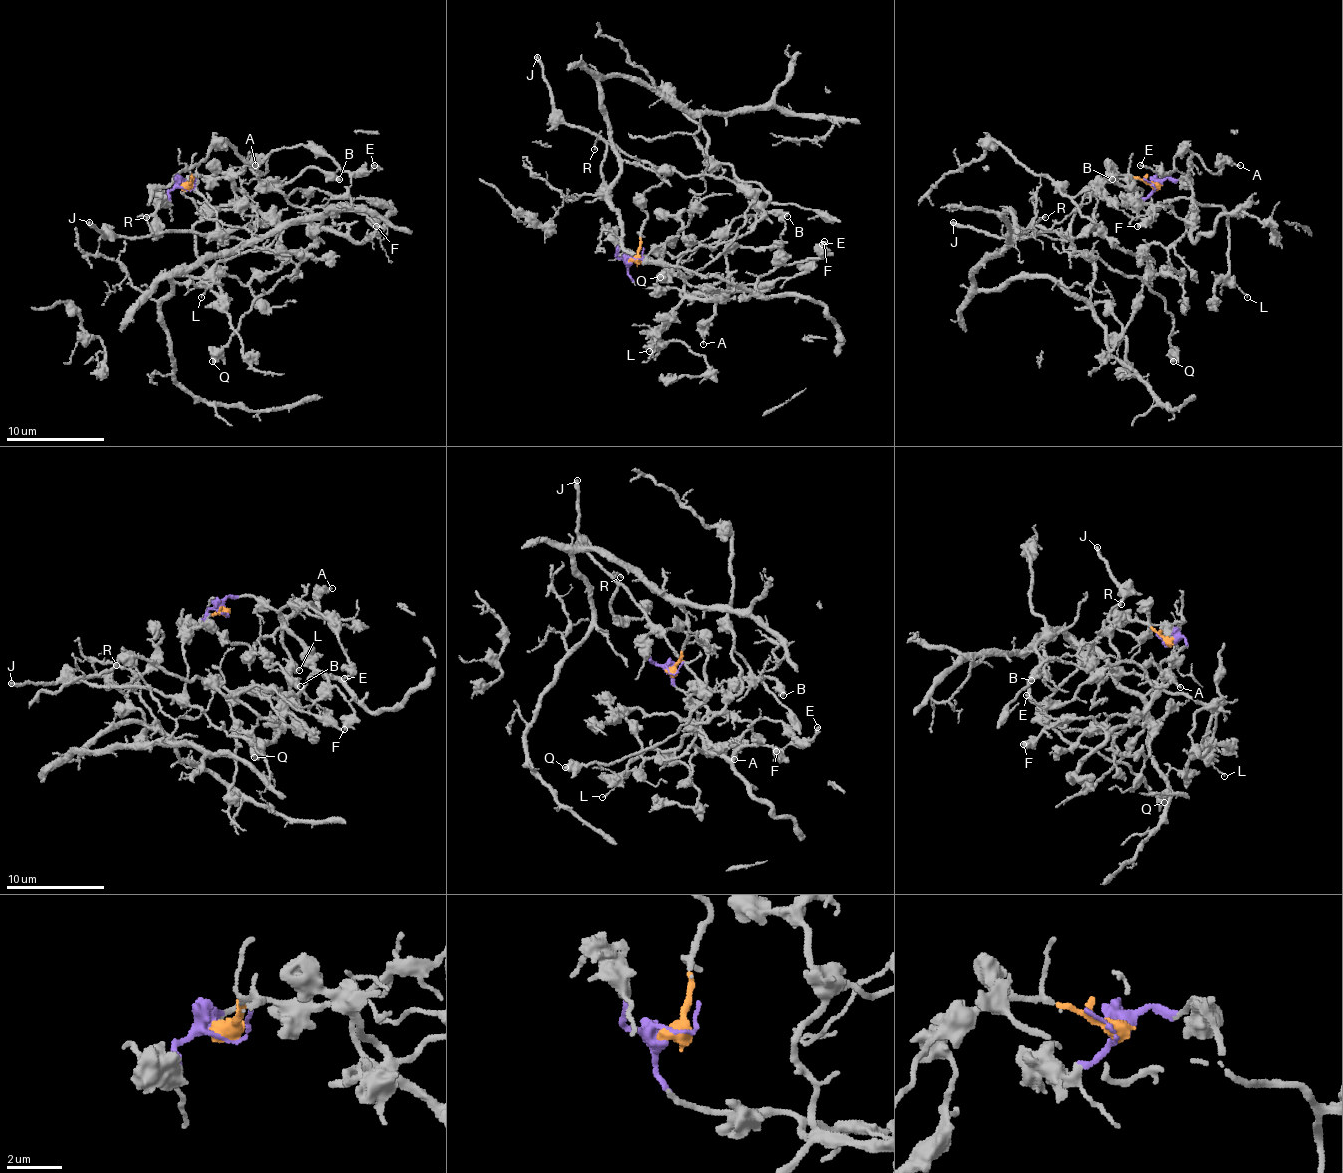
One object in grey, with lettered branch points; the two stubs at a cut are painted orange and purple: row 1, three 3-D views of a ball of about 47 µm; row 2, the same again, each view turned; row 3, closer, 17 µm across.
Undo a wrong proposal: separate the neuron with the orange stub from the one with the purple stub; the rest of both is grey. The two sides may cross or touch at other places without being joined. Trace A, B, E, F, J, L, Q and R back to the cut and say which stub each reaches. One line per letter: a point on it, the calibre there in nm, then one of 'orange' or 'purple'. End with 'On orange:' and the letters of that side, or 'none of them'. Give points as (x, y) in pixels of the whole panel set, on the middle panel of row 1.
A: (703, 344) | 170 nm | purple
B: (787, 216) | 550 nm | purple
E: (822, 244) | 190 nm | purple
F: (824, 241) | 480 nm | purple
J: (537, 57) | 300 nm | orange
L: (649, 351) | 120 nm | purple
Q: (660, 277) | 550 nm | orange
R: (594, 149) | 130 nm | orange
On orange: J, Q, R

